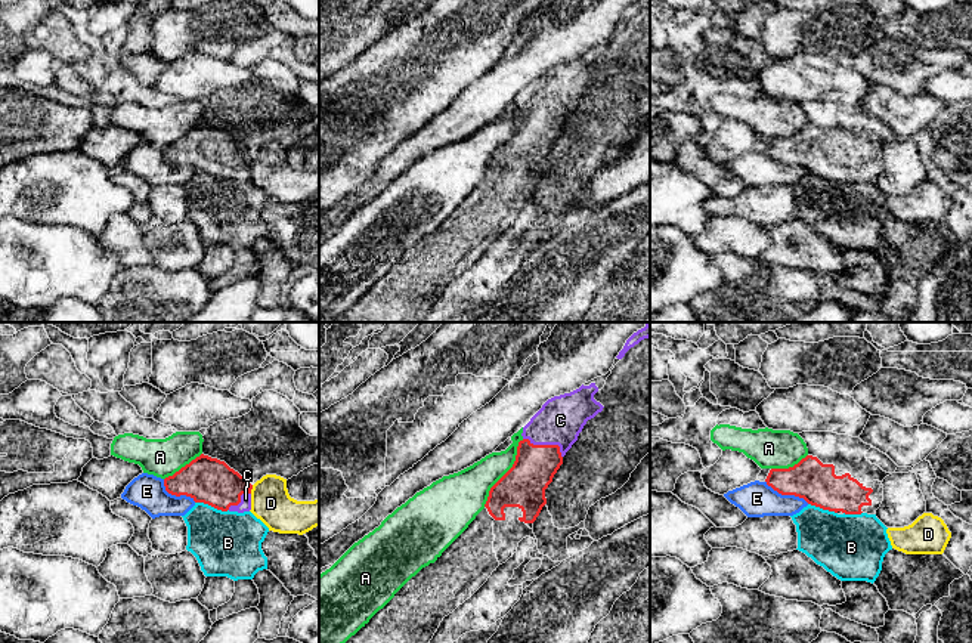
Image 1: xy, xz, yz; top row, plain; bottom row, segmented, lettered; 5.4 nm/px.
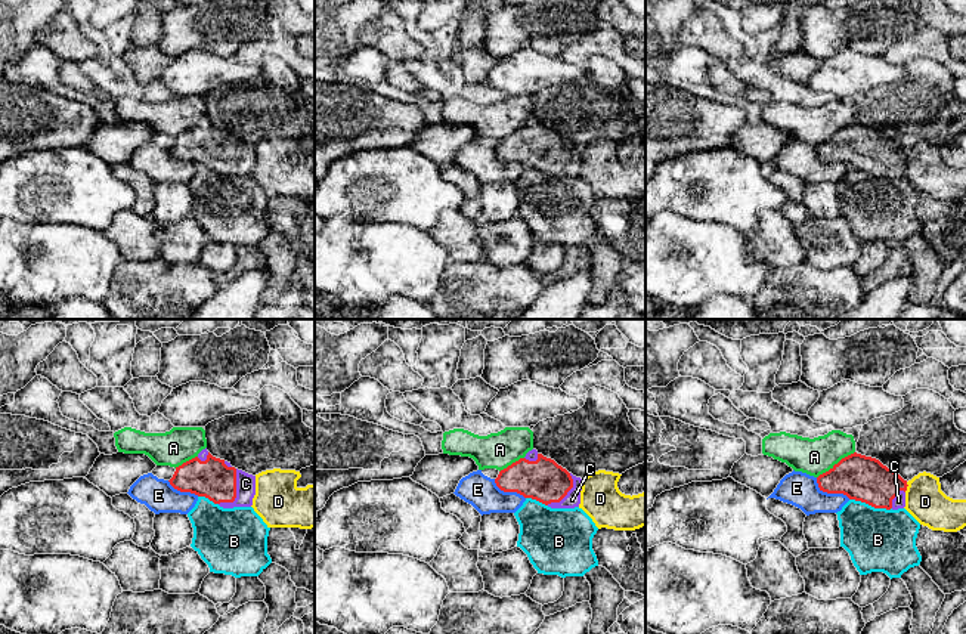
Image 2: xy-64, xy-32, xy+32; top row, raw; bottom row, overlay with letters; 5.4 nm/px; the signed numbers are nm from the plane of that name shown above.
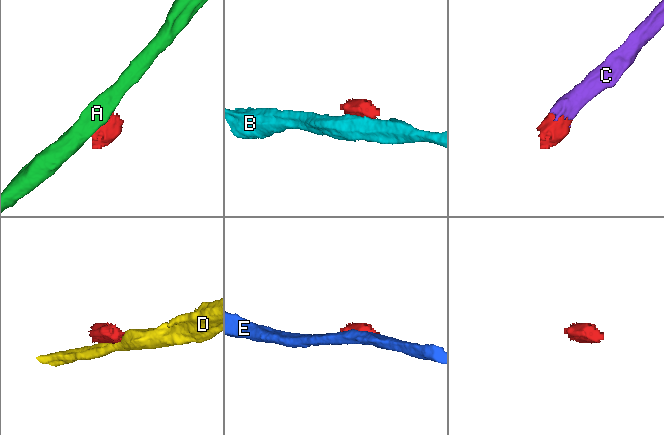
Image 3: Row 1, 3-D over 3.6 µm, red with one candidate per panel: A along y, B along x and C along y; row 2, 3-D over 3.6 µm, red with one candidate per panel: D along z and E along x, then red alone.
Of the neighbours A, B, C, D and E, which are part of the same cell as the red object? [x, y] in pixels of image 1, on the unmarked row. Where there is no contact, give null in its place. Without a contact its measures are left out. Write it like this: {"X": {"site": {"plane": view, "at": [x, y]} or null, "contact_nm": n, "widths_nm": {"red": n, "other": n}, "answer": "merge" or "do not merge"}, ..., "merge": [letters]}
{"A": {"site": {"plane": "xz", "at": [507, 141]}, "contact_nm": 420, "widths_nm": {"red": 240, "other": 240}, "answer": "do not merge"}, "B": {"site": {"plane": "xy", "at": [211, 175]}, "contact_nm": 190, "widths_nm": {"red": 260, "other": 360}, "answer": "do not merge"}, "C": {"site": {"plane": "xz", "at": [547, 114]}, "contact_nm": 240, "widths_nm": {"red": 240, "other": 260}, "answer": "merge"}, "D": {"site": {"plane": "xy", "at": [251, 157]}, "contact_nm": 50, "widths_nm": {"red": 260, "other": 220}, "answer": "do not merge"}, "E": {"site": {"plane": "yz", "at": [786, 163]}, "contact_nm": 260, "widths_nm": {"red": 220, "other": 190}, "answer": "do not merge"}, "merge": ["C"]}

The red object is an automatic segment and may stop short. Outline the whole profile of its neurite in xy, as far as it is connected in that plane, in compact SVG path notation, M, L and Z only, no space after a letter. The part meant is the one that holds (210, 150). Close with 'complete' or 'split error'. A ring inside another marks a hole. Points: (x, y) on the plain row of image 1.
M201 123L164 148L171 164L191 166L222 180L250 180L253 154L225 130Z; split error

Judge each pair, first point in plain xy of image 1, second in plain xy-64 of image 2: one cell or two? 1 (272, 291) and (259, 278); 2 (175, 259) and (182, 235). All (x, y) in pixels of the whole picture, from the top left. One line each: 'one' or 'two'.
1: two
2: one

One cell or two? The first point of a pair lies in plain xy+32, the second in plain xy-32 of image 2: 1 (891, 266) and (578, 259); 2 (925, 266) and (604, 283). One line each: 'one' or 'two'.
1: one
2: one

